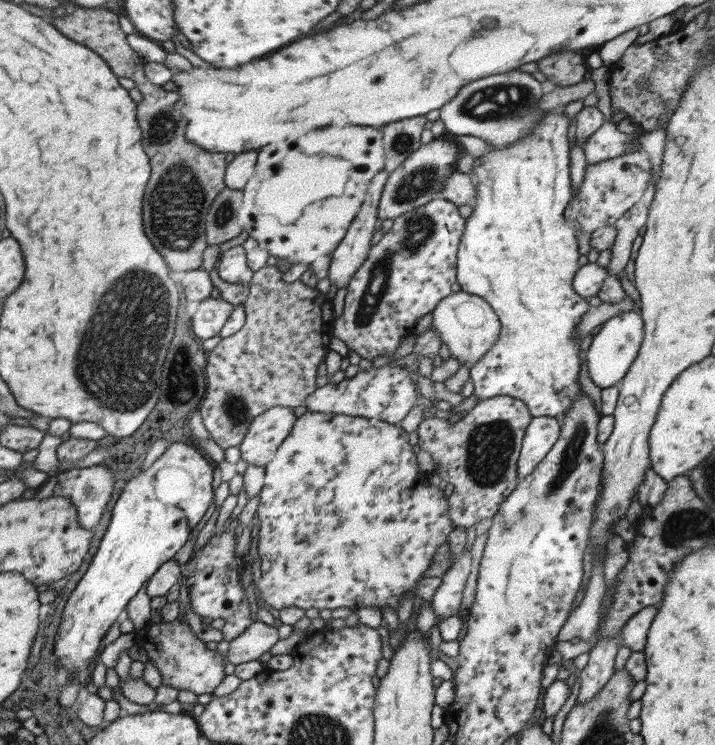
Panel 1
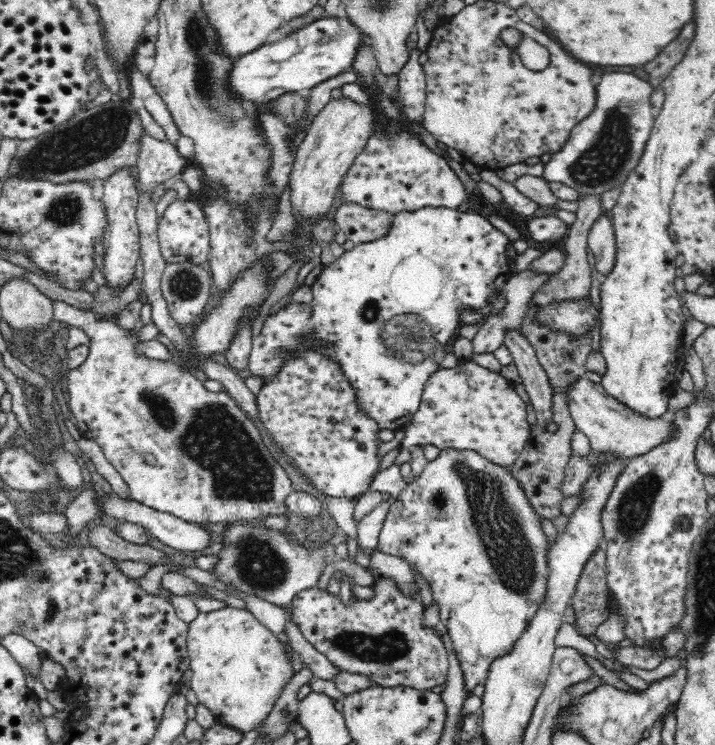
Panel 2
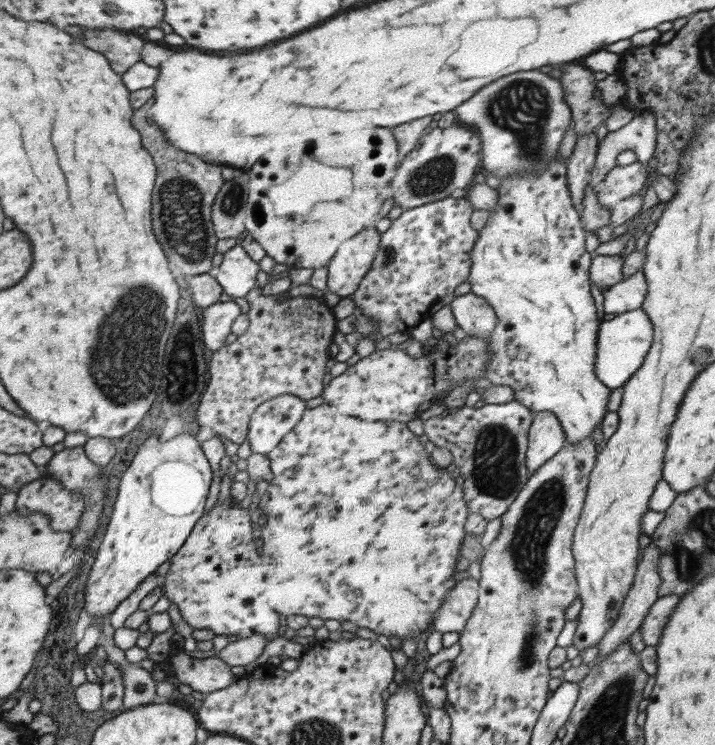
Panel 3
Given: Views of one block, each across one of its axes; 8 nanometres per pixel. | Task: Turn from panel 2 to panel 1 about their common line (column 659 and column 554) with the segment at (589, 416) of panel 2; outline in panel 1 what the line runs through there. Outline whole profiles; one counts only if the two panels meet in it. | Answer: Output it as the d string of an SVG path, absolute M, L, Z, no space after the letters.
M539 416L531 419L519 453L516 482L524 480L542 462L556 444L560 428L561 422L557 417Z

